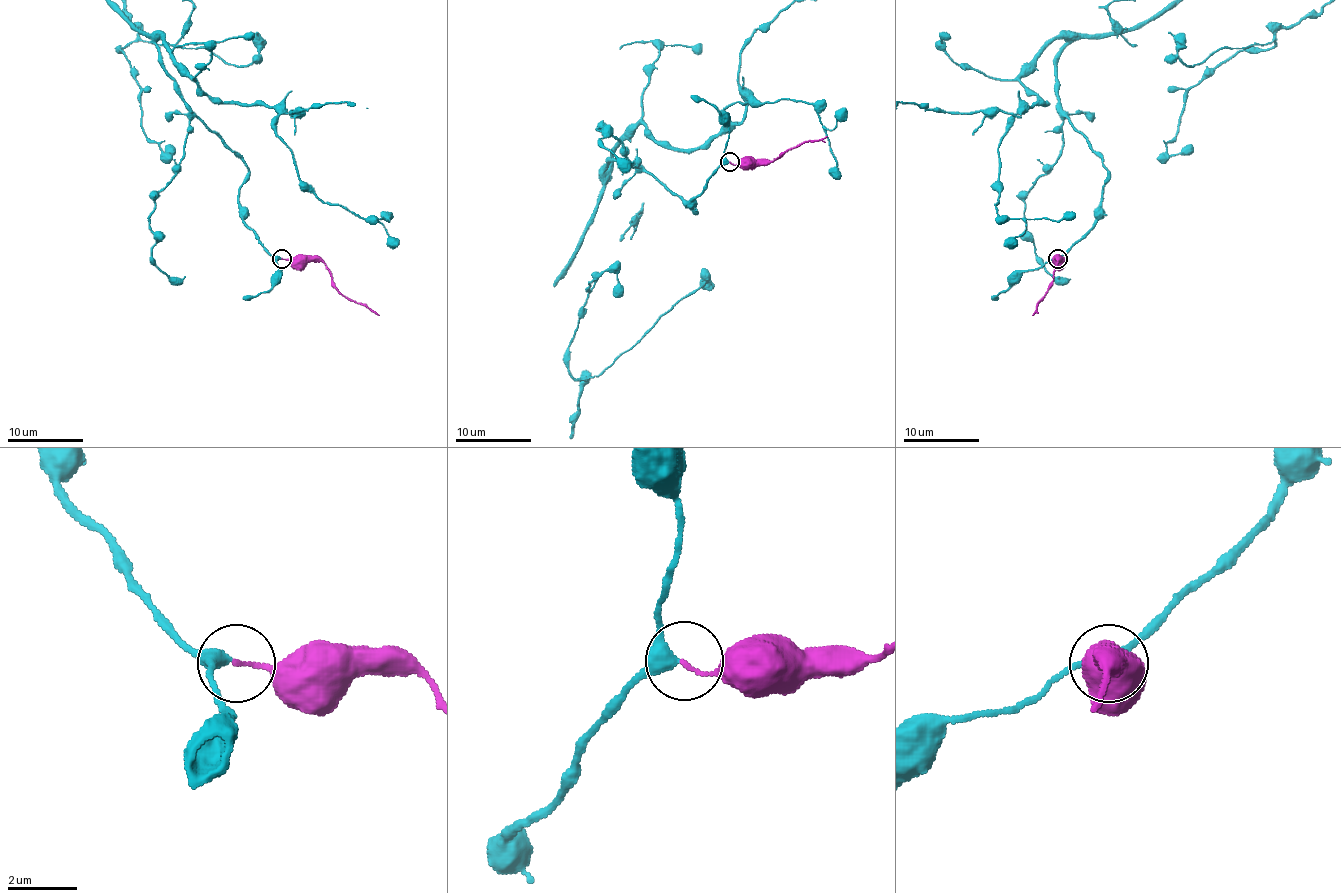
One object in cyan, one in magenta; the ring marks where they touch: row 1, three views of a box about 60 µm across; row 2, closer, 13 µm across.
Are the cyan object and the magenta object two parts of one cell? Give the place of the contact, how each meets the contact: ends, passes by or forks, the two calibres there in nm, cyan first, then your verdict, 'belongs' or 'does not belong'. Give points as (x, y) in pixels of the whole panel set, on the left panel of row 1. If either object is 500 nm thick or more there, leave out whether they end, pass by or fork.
at (282, 259); cyan passes by; magenta ends there; 360 nm thick on the cyan side, 100 nm on the other; belongs

